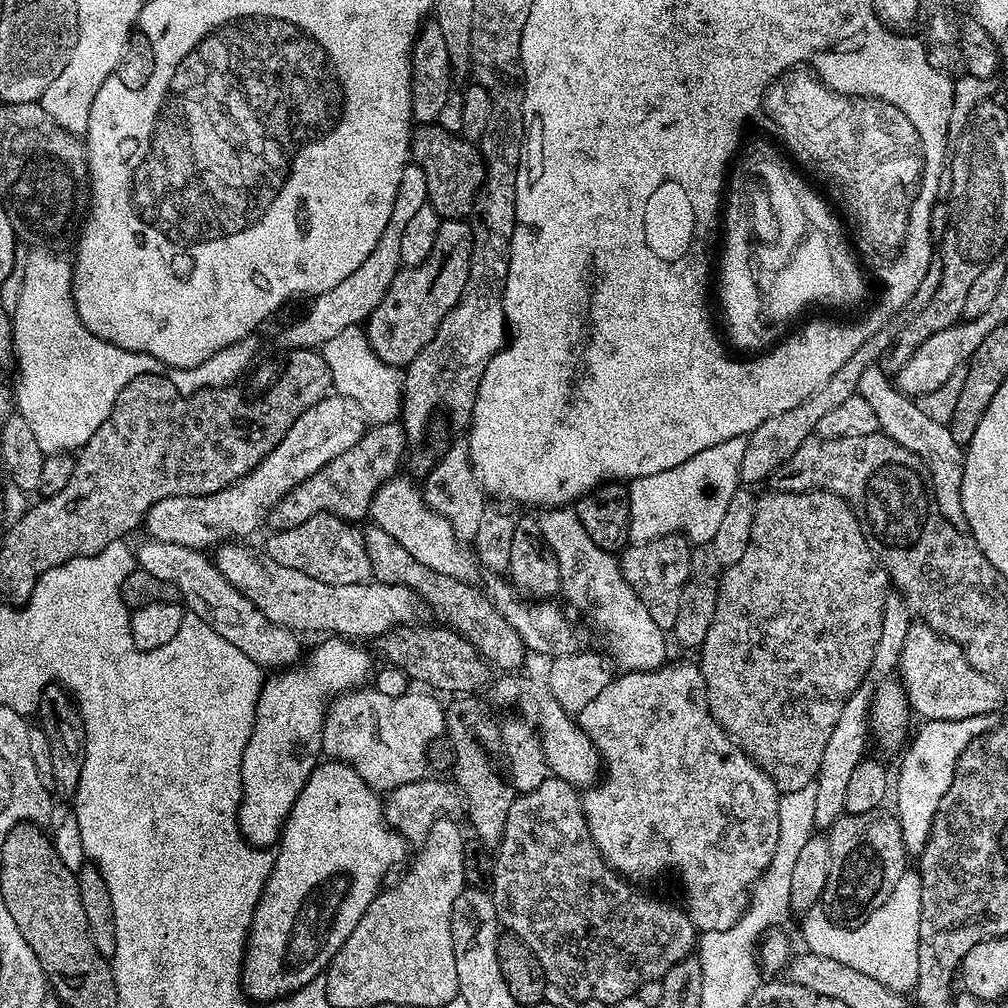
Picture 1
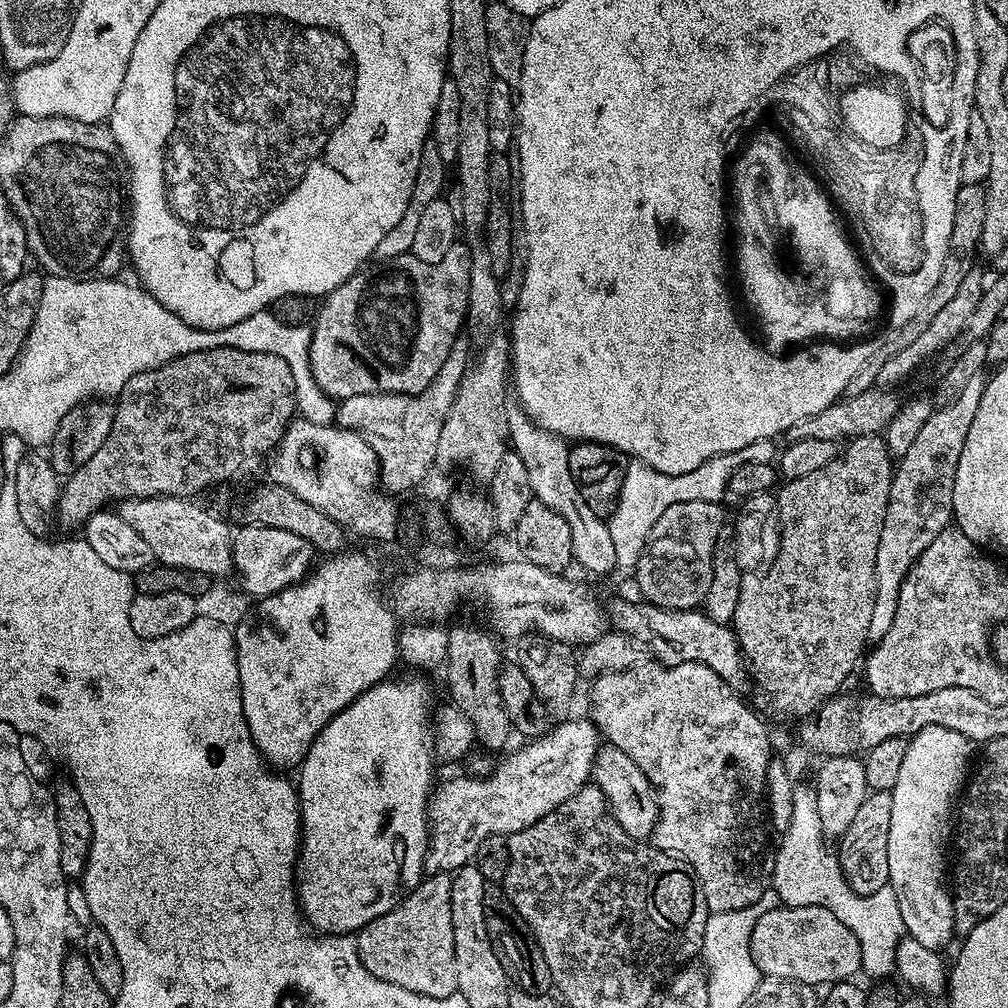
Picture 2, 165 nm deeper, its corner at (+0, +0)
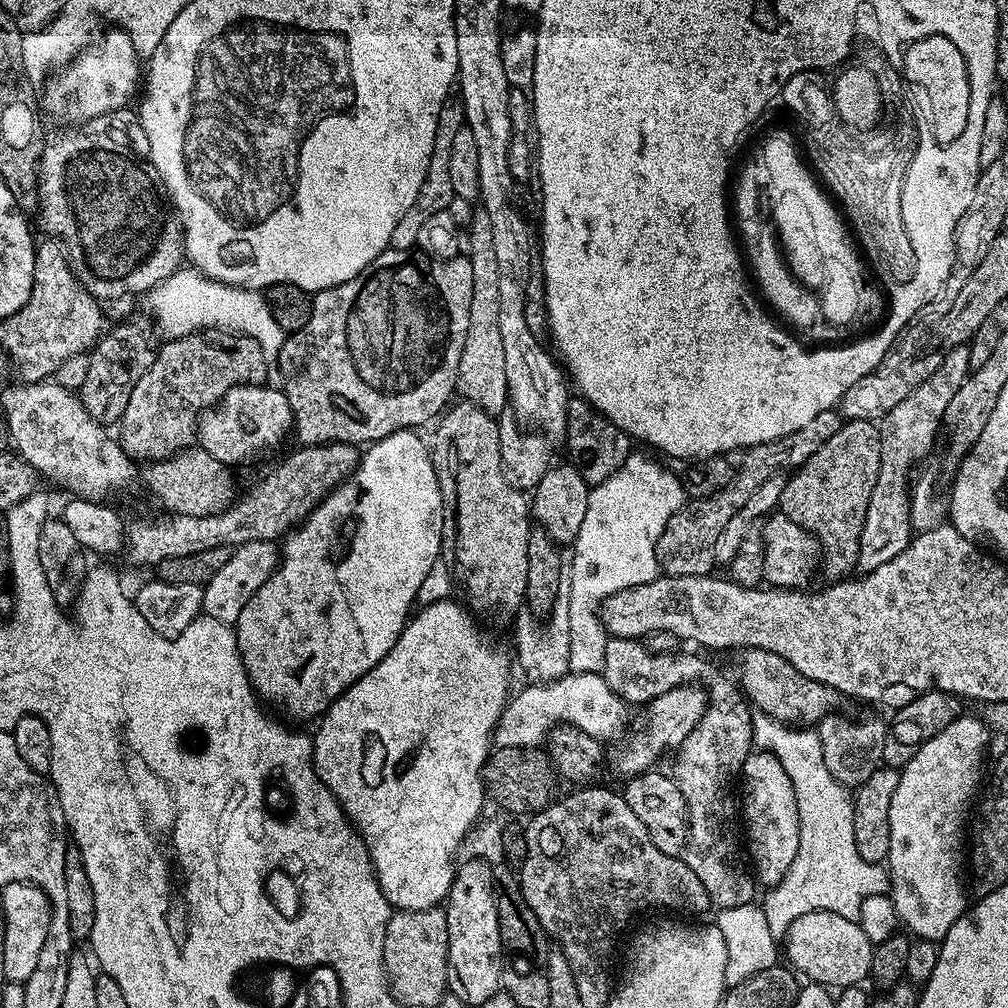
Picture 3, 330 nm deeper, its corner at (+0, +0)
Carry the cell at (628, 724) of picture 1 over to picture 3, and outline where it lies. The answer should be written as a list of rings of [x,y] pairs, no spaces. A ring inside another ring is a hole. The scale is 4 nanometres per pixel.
[[[617,636],[611,637],[606,646],[602,675],[610,690],[634,706],[647,705],[654,697],[685,684],[696,684],[704,676],[702,684],[708,693],[708,708],[699,726],[680,743],[675,753],[676,785],[682,790],[688,807],[688,845],[684,847],[682,859],[697,874],[717,909],[753,903],[757,899],[758,881],[746,863],[746,852],[738,831],[738,781],[746,758],[754,751],[753,713],[741,689],[733,681],[732,685],[726,677],[719,676],[714,669],[707,668],[702,657],[691,656],[687,650],[654,654],[640,640]]]

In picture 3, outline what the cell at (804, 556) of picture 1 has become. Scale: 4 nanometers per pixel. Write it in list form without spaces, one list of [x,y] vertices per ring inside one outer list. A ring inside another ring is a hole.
[[[850,420],[841,423],[838,434],[834,434],[834,438],[826,438],[819,450],[814,450],[814,454],[810,454],[810,458],[806,458],[806,462],[788,476],[778,505],[779,515],[790,518],[790,522],[798,522],[798,526],[816,535],[816,541],[820,543],[822,572],[832,576],[828,578],[848,578],[857,571],[862,526],[866,522],[866,506],[870,506],[870,494],[874,494],[881,466],[879,427],[871,420]]]

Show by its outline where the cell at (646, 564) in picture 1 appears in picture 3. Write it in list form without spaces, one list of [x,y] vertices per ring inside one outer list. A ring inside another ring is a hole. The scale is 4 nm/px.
[[[839,411],[823,412],[818,414],[808,425],[802,426],[802,430],[794,430],[794,434],[786,434],[774,442],[756,444],[743,453],[738,460],[736,476],[718,494],[714,494],[705,500],[689,499],[684,507],[679,508],[666,522],[666,530],[662,530],[662,538],[658,538],[656,547],[656,560],[660,564],[660,571],[665,576],[707,576],[717,567],[714,558],[714,546],[718,543],[718,534],[722,534],[726,522],[738,514],[738,510],[753,496],[754,490],[762,485],[762,482],[770,478],[776,472],[791,473],[819,450],[826,438],[834,438],[838,434],[842,423]]]

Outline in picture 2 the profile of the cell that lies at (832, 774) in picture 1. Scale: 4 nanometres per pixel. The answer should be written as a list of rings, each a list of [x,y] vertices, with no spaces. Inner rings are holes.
[[[984,372],[974,374],[954,402],[933,409],[930,418],[923,423],[914,438],[913,445],[899,459],[893,471],[890,498],[875,559],[876,590],[868,635],[871,643],[880,641],[886,636],[886,631],[890,630],[902,582],[916,564],[922,550],[926,550],[953,521],[953,488],[958,460],[962,456],[970,424],[974,422],[986,384],[987,375]]]

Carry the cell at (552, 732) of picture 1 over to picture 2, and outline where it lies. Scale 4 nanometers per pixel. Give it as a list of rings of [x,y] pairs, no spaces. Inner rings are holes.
[[[605,743],[596,751],[590,780],[598,786],[598,790],[602,790],[608,809],[614,814],[618,826],[622,826],[622,830],[626,830],[630,838],[647,841],[654,830],[656,819],[660,816],[660,802],[657,789],[648,781],[646,774],[642,774],[638,762],[622,754],[622,750],[618,750],[613,744]]]

